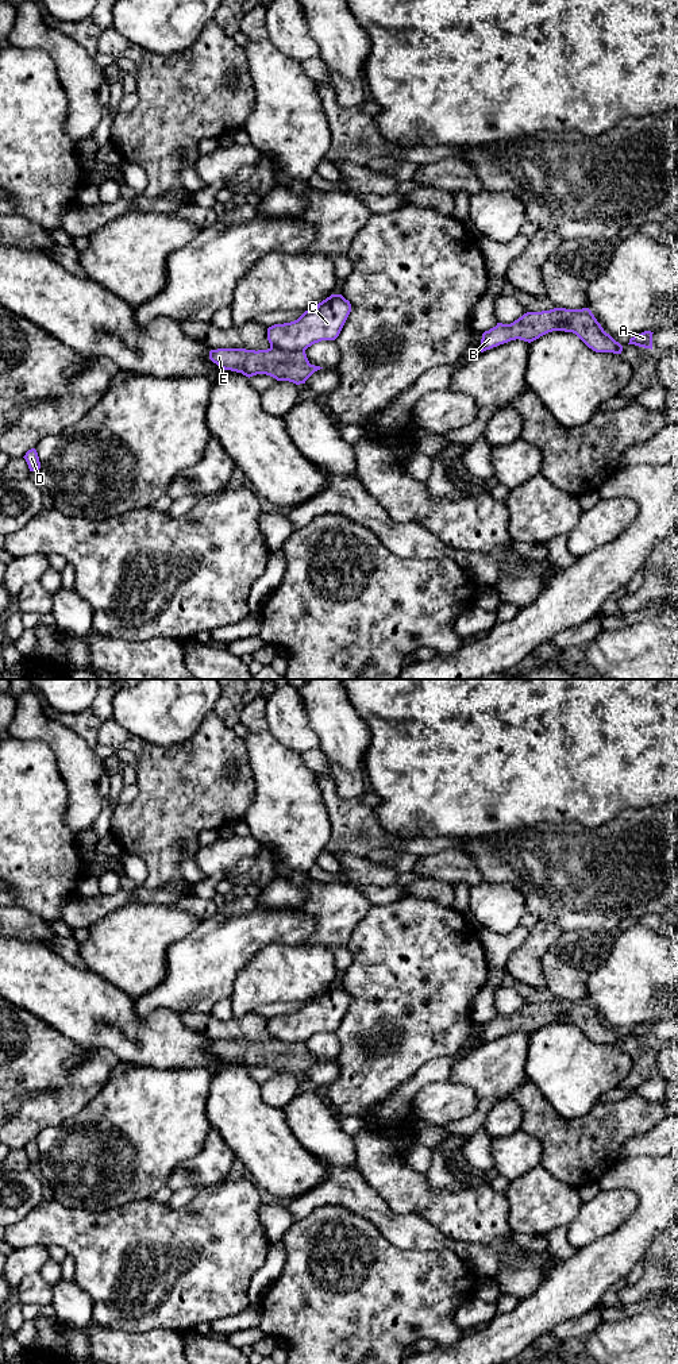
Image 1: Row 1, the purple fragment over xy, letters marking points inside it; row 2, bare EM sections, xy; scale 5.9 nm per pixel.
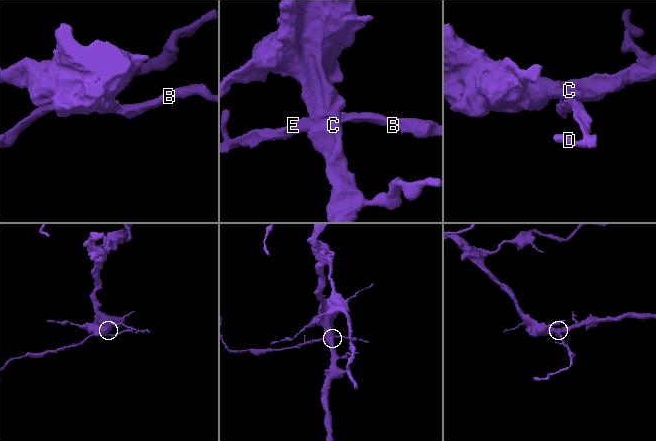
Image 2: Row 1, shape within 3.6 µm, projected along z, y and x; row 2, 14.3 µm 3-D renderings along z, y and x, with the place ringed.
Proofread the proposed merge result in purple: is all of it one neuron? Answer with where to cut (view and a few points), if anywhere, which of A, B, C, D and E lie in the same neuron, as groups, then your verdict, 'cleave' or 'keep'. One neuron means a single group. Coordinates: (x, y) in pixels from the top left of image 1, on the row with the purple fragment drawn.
cut xy (270, 346), (278, 350), (304, 351); groups A B D E / C; cleave

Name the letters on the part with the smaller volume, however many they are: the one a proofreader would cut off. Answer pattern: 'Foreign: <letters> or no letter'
Foreign: A, B, D, E

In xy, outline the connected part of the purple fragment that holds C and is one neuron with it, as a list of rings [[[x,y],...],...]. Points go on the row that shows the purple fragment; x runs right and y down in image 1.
[[[331,294],[297,320],[269,327],[267,340],[271,348],[289,352],[305,351],[321,340],[335,340],[350,312],[348,300],[342,294]]]

